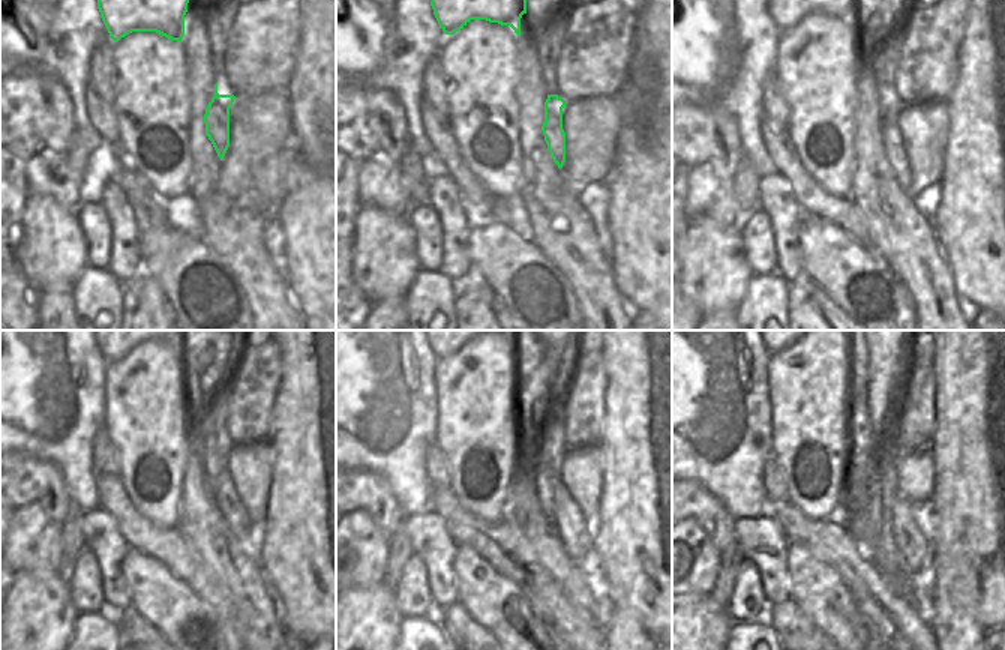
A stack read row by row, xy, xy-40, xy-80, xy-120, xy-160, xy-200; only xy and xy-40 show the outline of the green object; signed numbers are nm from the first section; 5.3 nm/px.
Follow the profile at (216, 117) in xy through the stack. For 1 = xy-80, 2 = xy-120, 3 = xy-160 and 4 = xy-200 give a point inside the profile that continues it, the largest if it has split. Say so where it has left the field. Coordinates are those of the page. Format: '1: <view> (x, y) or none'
1: xy-80 (893, 144)
2: xy-120 (222, 488)
3: xy-160 (561, 494)
4: xy-200 (899, 499)

